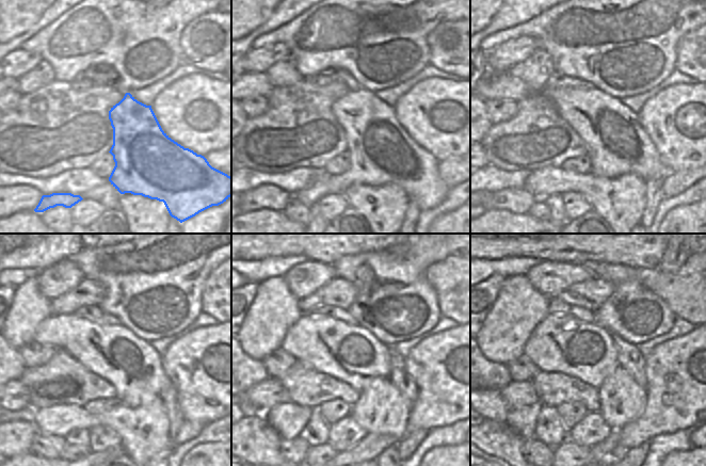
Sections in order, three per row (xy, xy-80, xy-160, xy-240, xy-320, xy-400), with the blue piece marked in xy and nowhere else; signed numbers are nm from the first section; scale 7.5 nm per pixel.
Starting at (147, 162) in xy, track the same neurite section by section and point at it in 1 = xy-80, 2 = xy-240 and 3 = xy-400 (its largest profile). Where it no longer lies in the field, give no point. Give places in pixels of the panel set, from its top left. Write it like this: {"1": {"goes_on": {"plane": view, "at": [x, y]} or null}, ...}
{"1": {"goes_on": {"plane": "xy-80", "at": [381, 151]}}, "2": {"goes_on": {"plane": "xy-240", "at": [132, 366]}}, "3": {"goes_on": {"plane": "xy-400", "at": [563, 343]}}}

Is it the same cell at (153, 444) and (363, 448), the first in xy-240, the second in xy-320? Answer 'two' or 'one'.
two

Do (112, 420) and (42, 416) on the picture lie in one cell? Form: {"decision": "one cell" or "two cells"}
{"decision": "one cell"}

